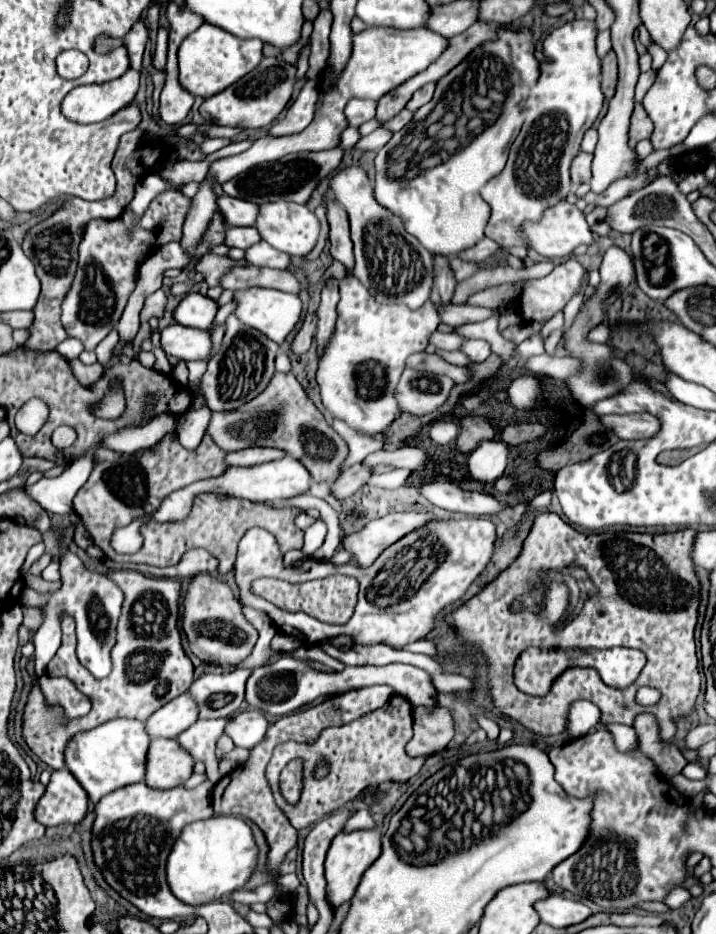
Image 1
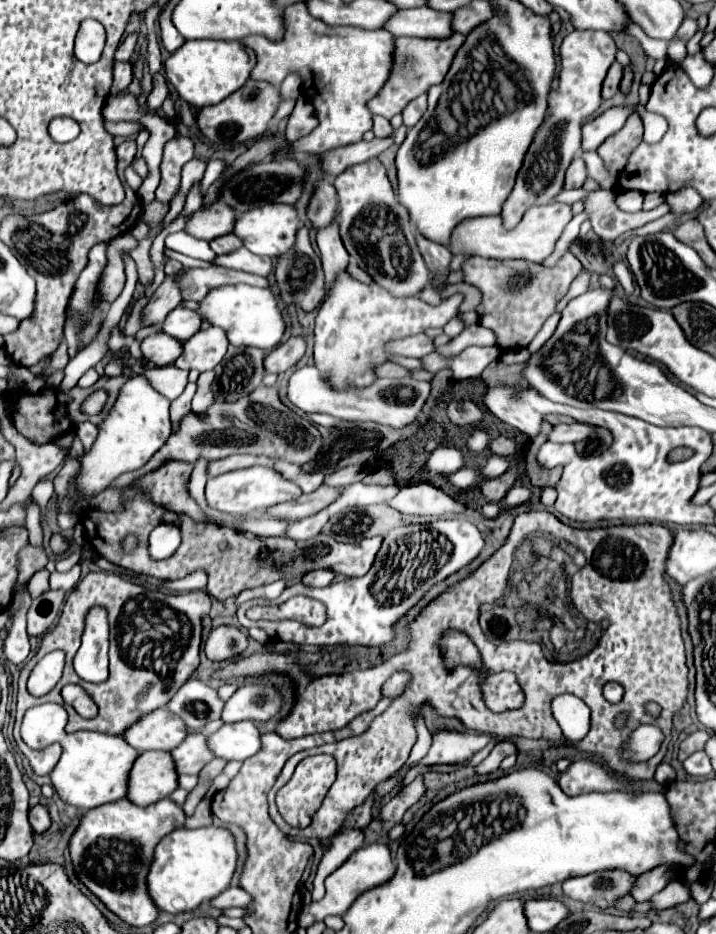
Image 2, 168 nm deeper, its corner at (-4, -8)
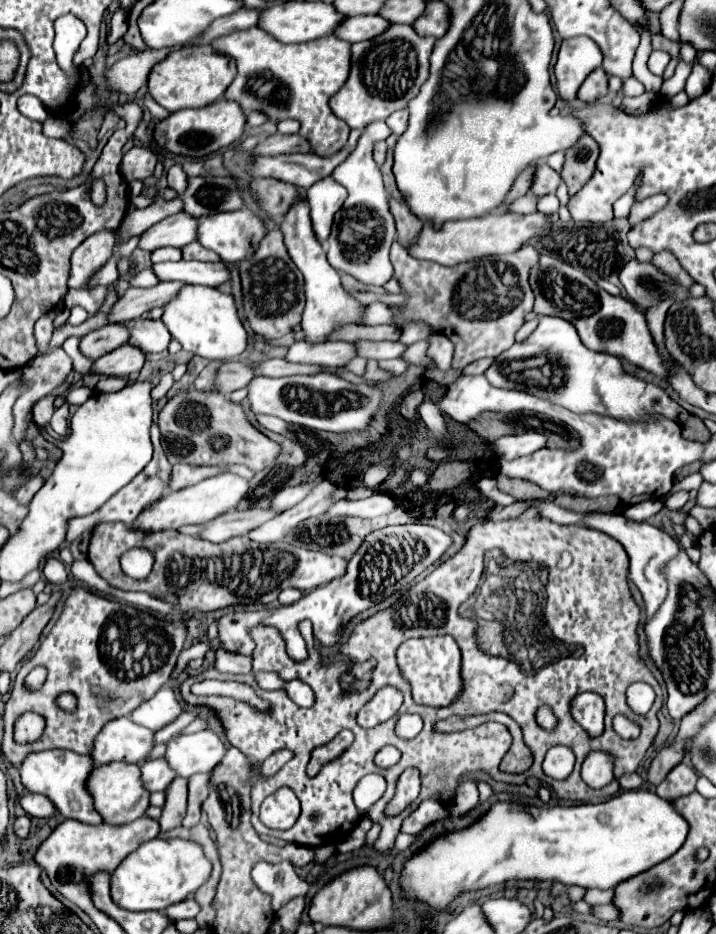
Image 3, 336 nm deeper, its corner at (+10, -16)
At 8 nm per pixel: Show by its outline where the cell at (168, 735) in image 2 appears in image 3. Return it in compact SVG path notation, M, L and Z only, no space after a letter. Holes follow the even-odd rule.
M116 718L106 724L106 728L96 736L96 746L92 758L96 764L120 762L140 762L150 756L154 748L154 730L134 724L130 718Z

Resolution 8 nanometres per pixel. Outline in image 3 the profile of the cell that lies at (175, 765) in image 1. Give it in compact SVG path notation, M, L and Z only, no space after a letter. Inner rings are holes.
M112 762L104 764L92 770L92 776L88 778L88 790L94 796L94 806L108 824L128 824L140 816L150 806L150 792L144 788L140 766L138 764L126 764L126 762Z

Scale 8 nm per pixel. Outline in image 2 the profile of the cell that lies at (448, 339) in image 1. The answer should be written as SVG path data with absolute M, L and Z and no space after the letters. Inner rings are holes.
M418 334L418 336L408 336L406 340L390 340L390 352L400 356L420 358L434 352L434 344L432 338L428 338L426 334Z

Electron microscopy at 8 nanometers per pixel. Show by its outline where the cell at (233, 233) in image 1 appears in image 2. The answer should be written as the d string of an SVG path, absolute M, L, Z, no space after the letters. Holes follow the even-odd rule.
M224 234L224 236L218 236L214 240L210 240L210 248L216 252L216 254L228 254L228 252L234 252L242 246L242 240L238 240L234 234Z

